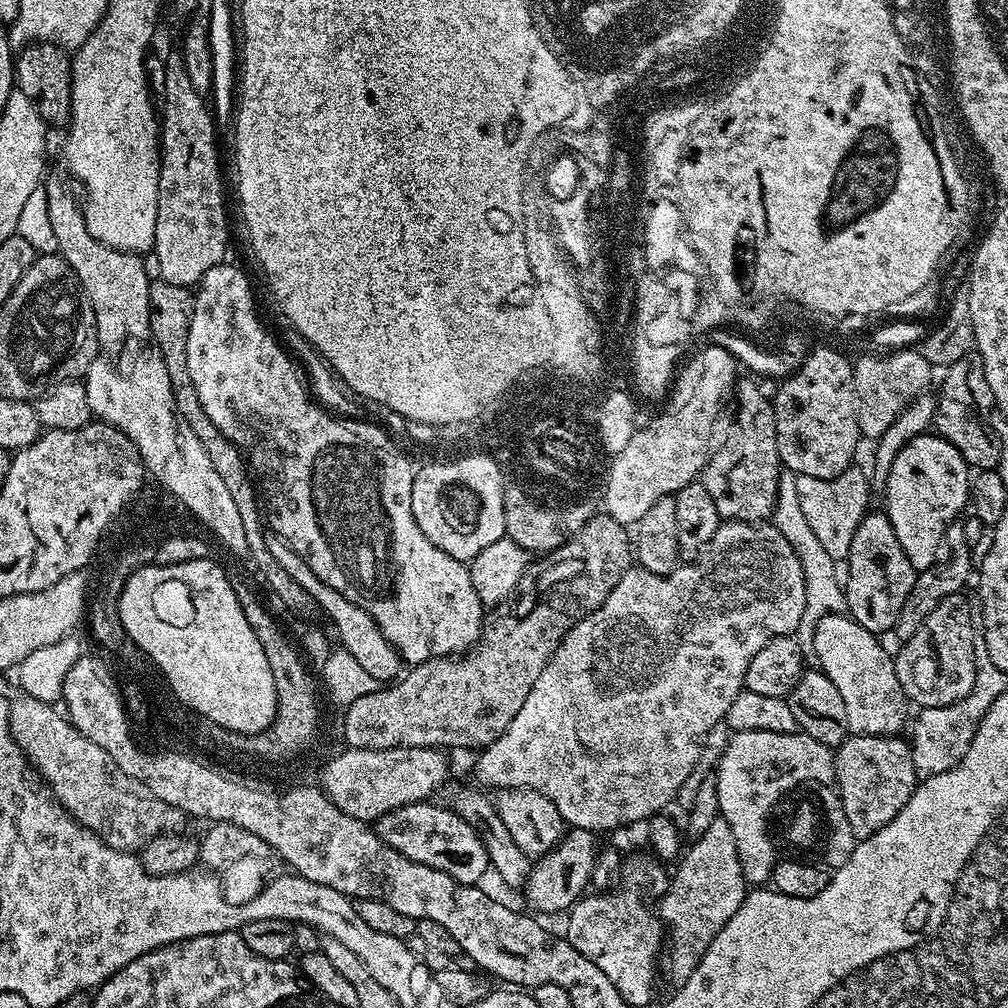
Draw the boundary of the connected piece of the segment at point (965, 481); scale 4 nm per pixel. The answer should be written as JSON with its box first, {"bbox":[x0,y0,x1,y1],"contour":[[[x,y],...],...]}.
{"bbox":[883,434,970,574],"contour":[[[939,434],[915,436],[902,450],[898,450],[898,458],[890,466],[887,484],[883,485],[886,511],[890,518],[890,526],[894,526],[894,534],[898,534],[898,543],[906,558],[910,558],[910,566],[914,566],[917,574],[925,572],[936,560],[938,542],[942,542],[942,534],[950,525],[957,523],[959,514],[970,500],[970,469],[962,454],[950,442],[943,440]]]}

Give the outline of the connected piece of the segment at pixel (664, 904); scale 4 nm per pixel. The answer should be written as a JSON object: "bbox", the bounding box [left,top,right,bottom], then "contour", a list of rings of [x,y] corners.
{"bbox":[658,819,746,986],"contour":[[[716,819],[701,837],[688,845],[675,865],[676,873],[672,876],[668,893],[660,900],[660,912],[658,908],[659,919],[666,929],[662,972],[664,968],[664,976],[672,986],[684,984],[686,978],[694,974],[698,962],[702,962],[702,954],[706,954],[710,942],[714,942],[718,930],[734,918],[734,910],[742,906],[746,895],[746,881],[738,862],[738,846],[734,846],[734,834],[724,820]]]}

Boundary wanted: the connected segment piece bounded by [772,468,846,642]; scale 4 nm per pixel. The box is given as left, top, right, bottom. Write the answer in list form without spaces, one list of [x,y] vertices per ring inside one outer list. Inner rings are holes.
[[[781,469],[779,476],[779,494],[776,497],[776,506],[772,515],[772,525],[790,542],[790,546],[798,554],[800,565],[804,571],[804,581],[806,582],[806,606],[800,619],[798,636],[801,641],[808,642],[812,639],[813,632],[816,631],[816,623],[829,614],[840,614],[845,611],[846,601],[844,599],[844,589],[842,580],[836,577],[837,561],[832,560],[826,554],[822,545],[818,542],[817,535],[811,530],[804,511],[800,506],[798,489],[796,488],[797,474],[788,469]]]

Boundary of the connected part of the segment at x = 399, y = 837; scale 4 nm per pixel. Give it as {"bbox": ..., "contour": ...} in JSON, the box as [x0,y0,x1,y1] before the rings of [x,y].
{"bbox":[374,802,490,885],"contour":[[[433,802],[407,804],[398,810],[390,810],[375,821],[374,831],[377,836],[389,842],[406,858],[418,862],[422,866],[430,866],[434,870],[442,870],[442,874],[450,874],[463,884],[479,885],[484,875],[489,875],[490,865],[482,838],[451,807],[439,808]]]}

